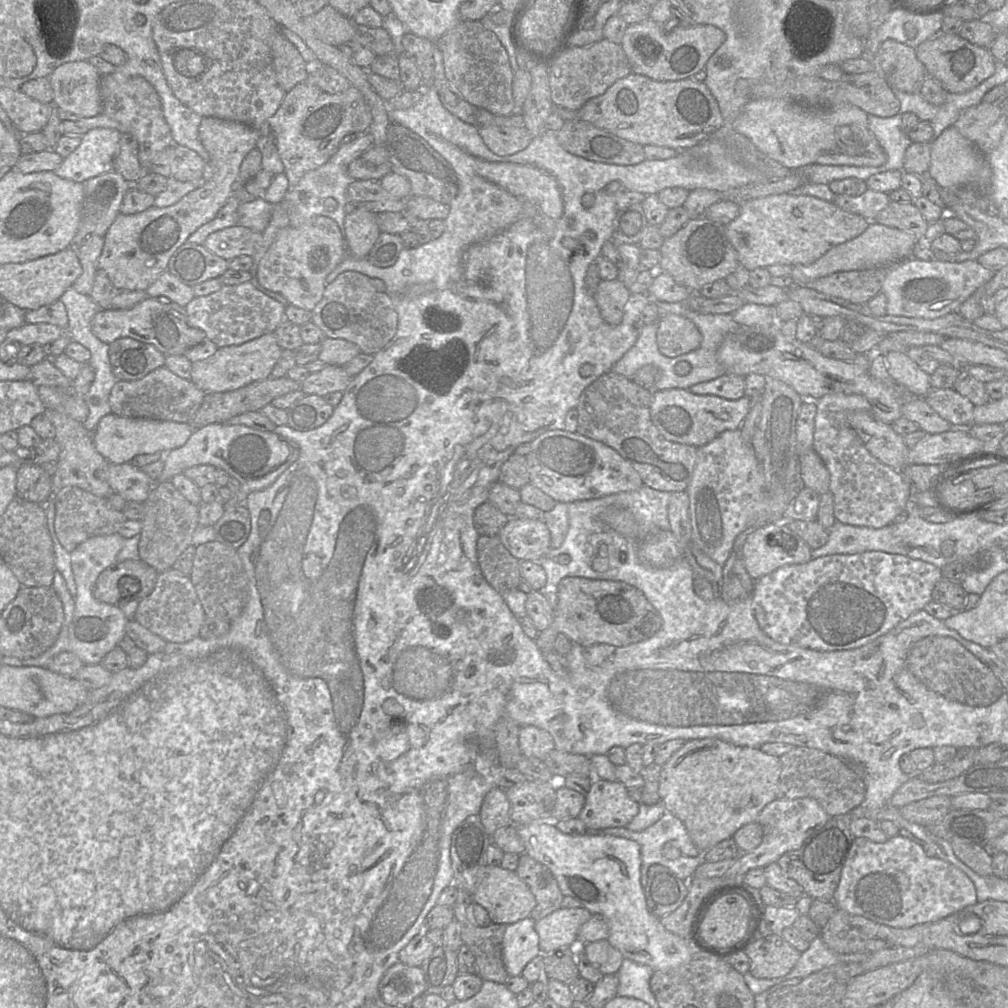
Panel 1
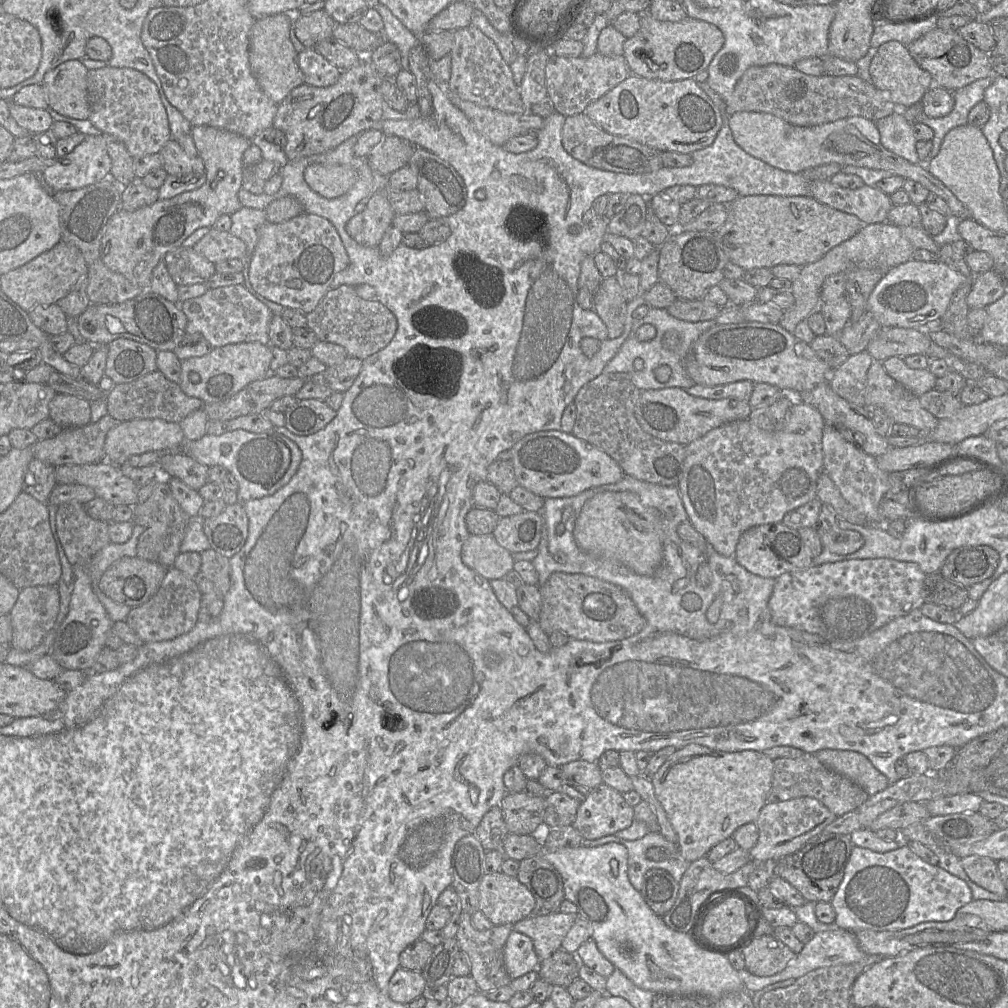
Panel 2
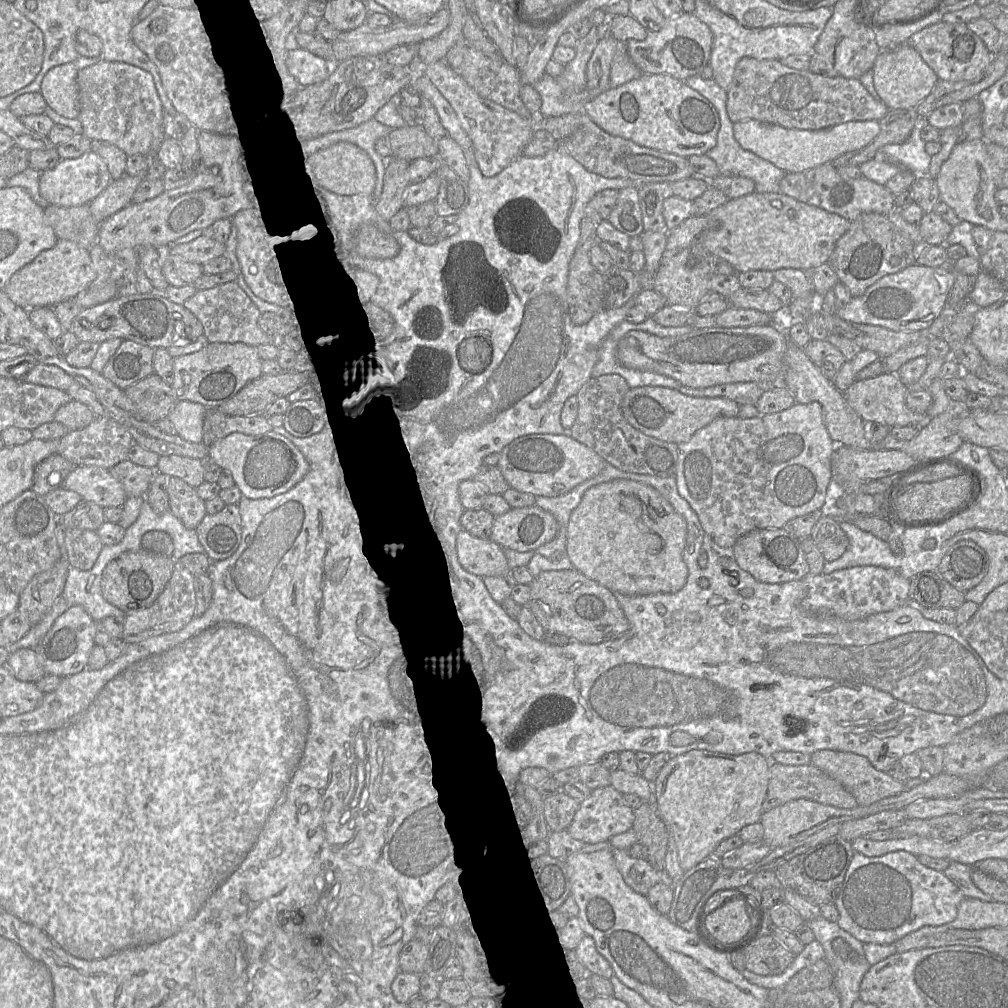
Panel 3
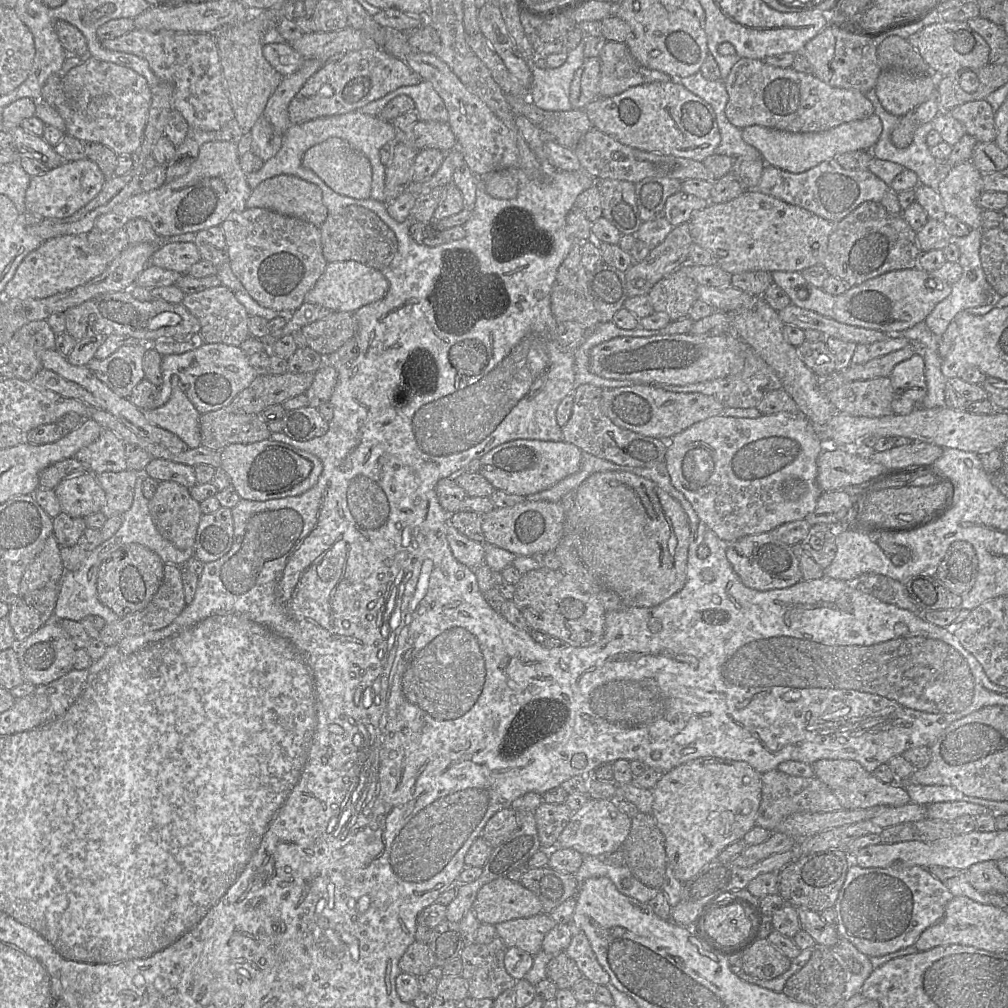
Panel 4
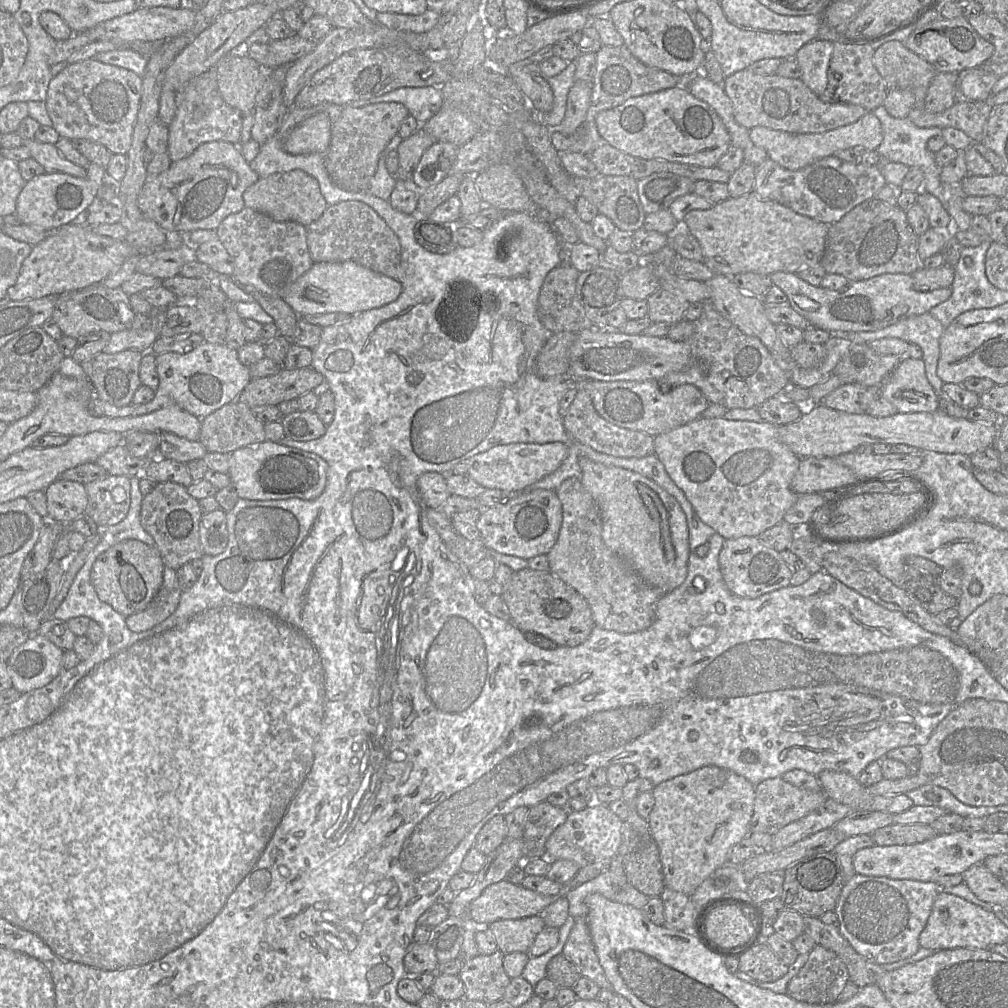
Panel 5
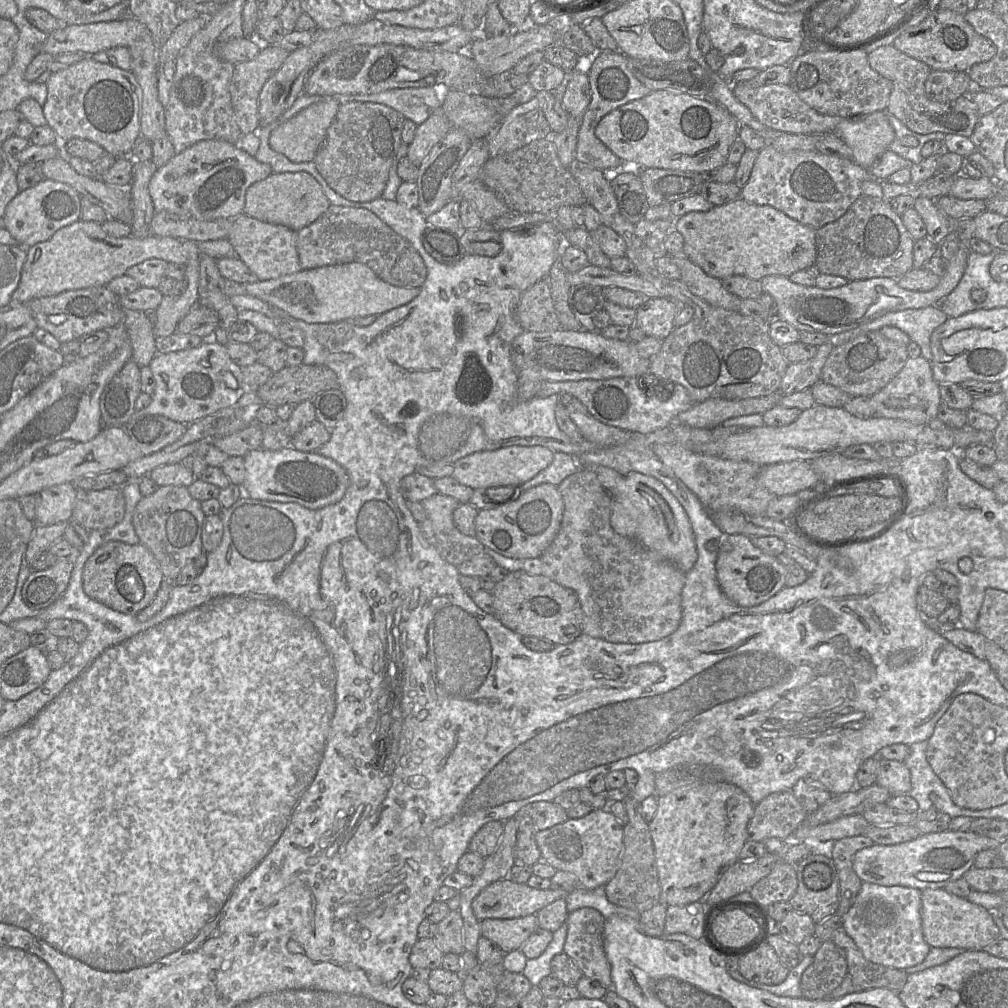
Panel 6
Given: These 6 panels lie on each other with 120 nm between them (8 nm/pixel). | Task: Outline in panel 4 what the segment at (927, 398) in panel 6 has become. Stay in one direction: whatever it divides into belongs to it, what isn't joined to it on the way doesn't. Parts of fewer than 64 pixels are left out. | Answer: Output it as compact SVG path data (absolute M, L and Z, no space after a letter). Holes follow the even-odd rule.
M914 354L911 358L896 365L889 377L896 395L910 398L921 406L927 394L923 357Z

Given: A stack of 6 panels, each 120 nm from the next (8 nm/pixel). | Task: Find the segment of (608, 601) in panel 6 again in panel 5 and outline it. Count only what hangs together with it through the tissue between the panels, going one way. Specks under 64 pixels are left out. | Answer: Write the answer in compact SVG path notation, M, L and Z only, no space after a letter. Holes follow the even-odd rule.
M571 477L564 480L555 492L562 504L562 525L556 543L547 553L549 571L585 598L591 608L596 627L621 634L647 629L653 623L657 603L665 593L648 585L626 560L605 545L599 508L584 489L580 478Z

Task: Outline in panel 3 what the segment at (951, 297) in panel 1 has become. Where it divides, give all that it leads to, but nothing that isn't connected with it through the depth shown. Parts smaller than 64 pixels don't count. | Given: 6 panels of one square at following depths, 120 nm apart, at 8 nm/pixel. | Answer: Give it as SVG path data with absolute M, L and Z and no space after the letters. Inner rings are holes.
M914 263L882 277L863 295L852 297L836 315L853 323L876 325L893 331L927 331L941 315L955 280L955 272L948 266L928 267Z

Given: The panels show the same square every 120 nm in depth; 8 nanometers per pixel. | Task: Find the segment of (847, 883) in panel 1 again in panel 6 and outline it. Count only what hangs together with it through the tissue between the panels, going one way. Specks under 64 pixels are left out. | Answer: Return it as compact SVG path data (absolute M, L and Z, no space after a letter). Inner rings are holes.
M863 882L853 904L842 916L842 929L853 939L867 960L886 967L913 967L920 964L930 951L922 933L921 891L915 888Z

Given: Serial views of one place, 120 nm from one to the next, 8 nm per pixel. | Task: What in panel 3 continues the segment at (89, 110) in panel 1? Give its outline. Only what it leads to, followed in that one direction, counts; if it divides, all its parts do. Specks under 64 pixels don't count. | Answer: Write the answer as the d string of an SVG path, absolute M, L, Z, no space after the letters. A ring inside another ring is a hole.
M74 62L55 66L46 73L40 86L47 106L69 119L79 115L77 73Z

